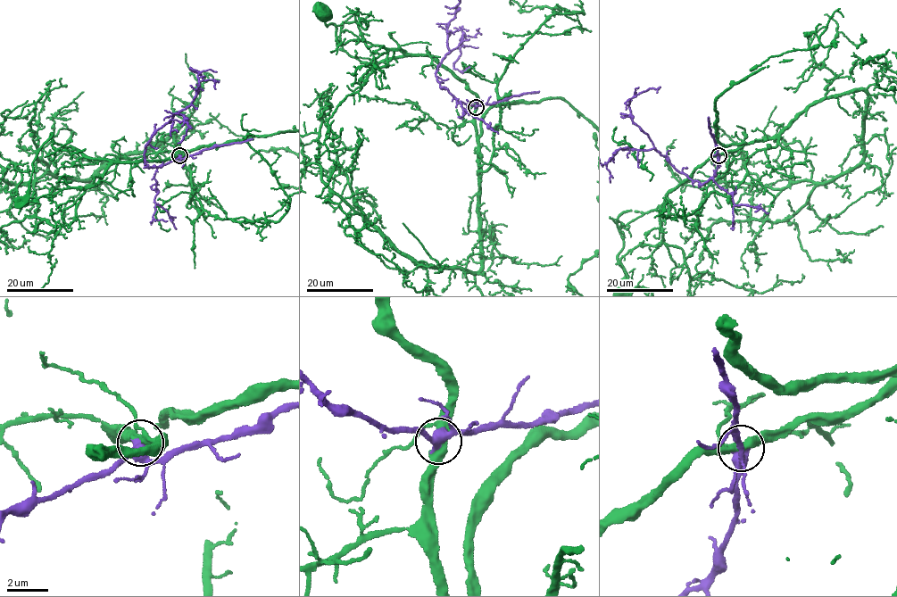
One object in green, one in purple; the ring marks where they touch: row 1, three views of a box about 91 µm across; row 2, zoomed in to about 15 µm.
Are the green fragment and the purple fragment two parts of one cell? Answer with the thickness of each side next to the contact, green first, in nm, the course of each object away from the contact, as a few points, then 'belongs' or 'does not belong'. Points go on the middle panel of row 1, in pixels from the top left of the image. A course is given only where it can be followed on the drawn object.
calibres 320 and 420 nm; course green (476, 107), (465, 82), (433, 56), (369, 63), (351, 57), (323, 11); course purple (476, 106), (458, 102), (439, 87), (436, 78), (438, 64), (464, 35), (453, 66), (461, 71), (469, 66); belongs

